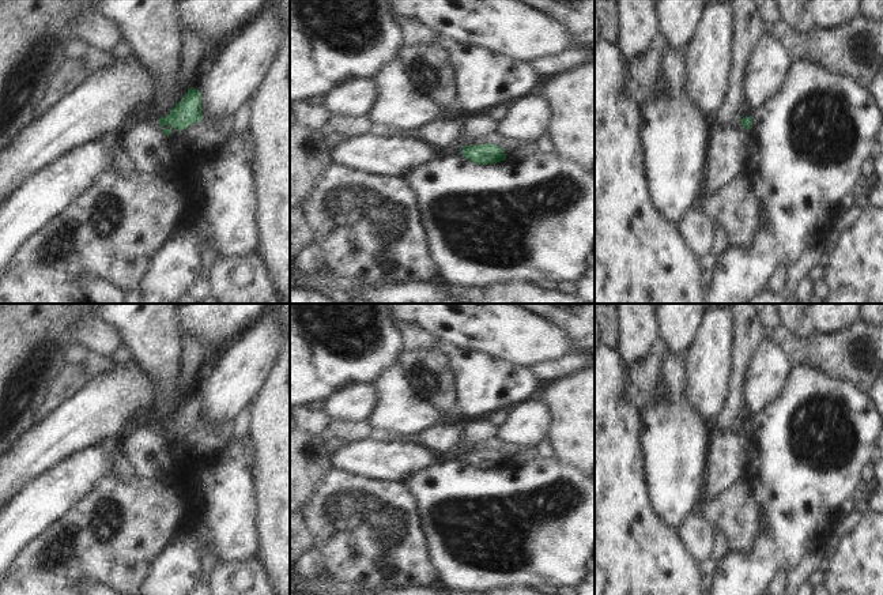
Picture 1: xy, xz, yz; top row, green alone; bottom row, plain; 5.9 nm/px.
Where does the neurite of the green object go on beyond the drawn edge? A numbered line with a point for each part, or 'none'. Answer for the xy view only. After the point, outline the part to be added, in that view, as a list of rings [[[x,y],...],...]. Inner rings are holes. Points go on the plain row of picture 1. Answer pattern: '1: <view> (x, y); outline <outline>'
none

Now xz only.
none

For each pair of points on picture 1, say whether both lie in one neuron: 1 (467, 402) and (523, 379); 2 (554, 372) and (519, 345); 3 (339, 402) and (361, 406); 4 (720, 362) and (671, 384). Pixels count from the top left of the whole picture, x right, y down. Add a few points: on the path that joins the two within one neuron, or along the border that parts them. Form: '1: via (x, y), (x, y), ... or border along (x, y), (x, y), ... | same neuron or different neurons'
1: via (480, 390), (487, 383), (509, 383) | same neuron
2: border along (570, 351), (557, 358), (536, 361), (529, 368) | different neurons
3: via (344, 405), (355, 405) | same neuron
4: border along (683, 357), (686, 399), (694, 409) | different neurons

